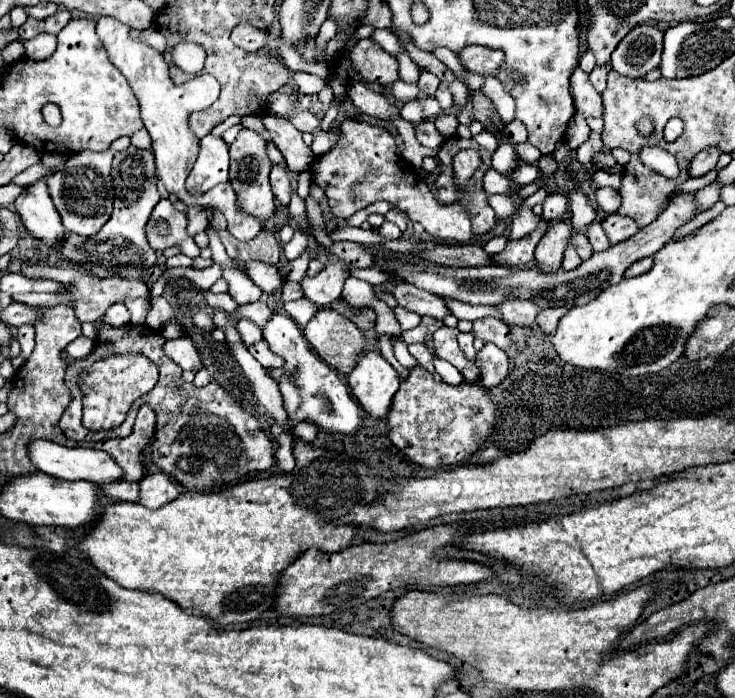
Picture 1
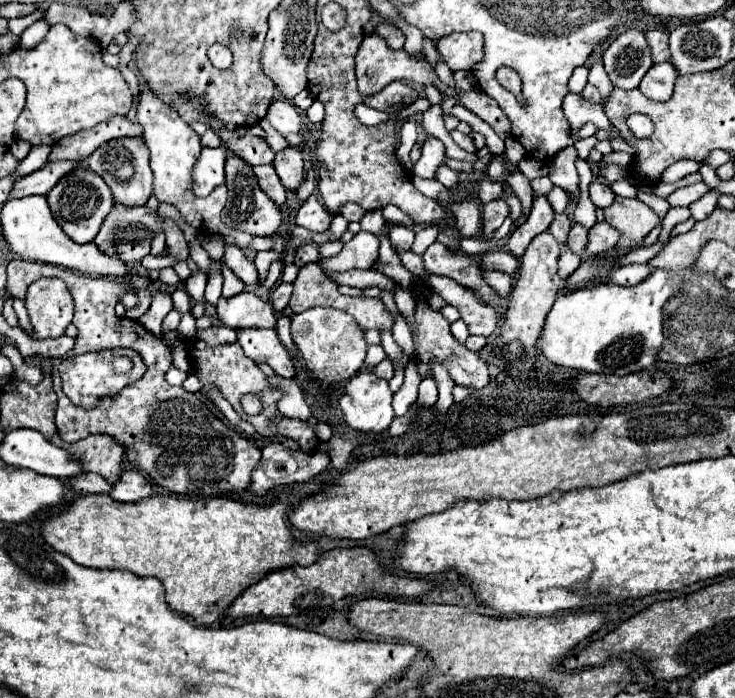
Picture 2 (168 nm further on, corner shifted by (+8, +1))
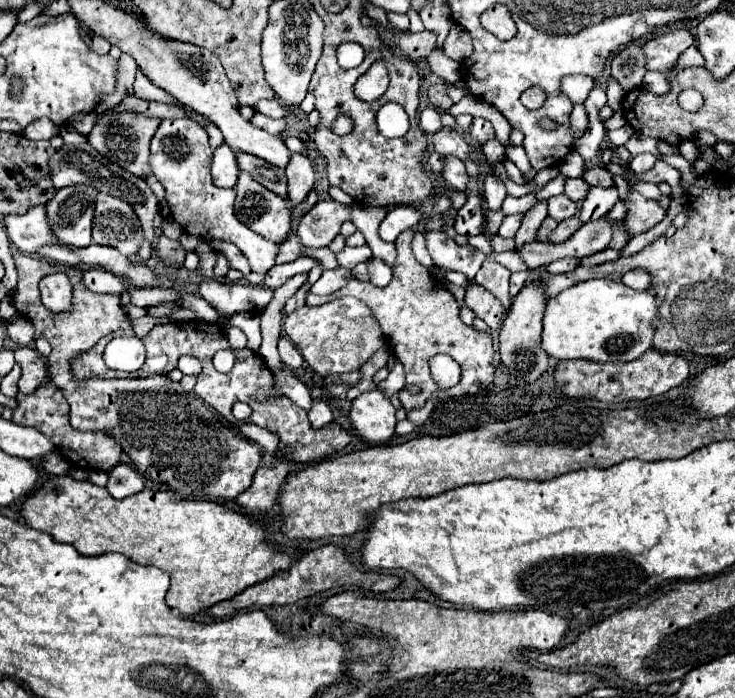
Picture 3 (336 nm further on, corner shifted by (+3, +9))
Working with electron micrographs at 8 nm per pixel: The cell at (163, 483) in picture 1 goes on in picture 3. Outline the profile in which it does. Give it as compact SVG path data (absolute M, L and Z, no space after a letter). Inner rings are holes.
M116 465L108 473L108 483L106 489L114 499L124 499L128 495L134 495L144 489L144 475L140 475L134 467L130 465Z

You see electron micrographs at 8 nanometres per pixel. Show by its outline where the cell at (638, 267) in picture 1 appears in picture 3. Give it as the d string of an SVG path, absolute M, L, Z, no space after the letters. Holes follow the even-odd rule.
M634 269L634 271L628 271L628 273L622 277L622 283L628 285L630 289L646 291L646 289L650 287L650 277L648 277L648 273L644 273L642 269Z

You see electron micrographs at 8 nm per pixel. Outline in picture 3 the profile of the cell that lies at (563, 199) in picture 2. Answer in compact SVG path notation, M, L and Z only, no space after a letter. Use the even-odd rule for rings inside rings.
M566 179L566 195L574 201L574 203L580 203L584 201L584 197L588 195L588 183L582 181L582 179Z

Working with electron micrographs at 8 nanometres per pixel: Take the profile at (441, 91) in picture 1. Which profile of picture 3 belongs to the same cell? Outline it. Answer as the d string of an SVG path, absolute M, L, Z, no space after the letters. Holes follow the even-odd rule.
M426 107L422 113L420 113L420 125L426 133L436 133L442 123L440 123L440 111L436 111L434 107Z

